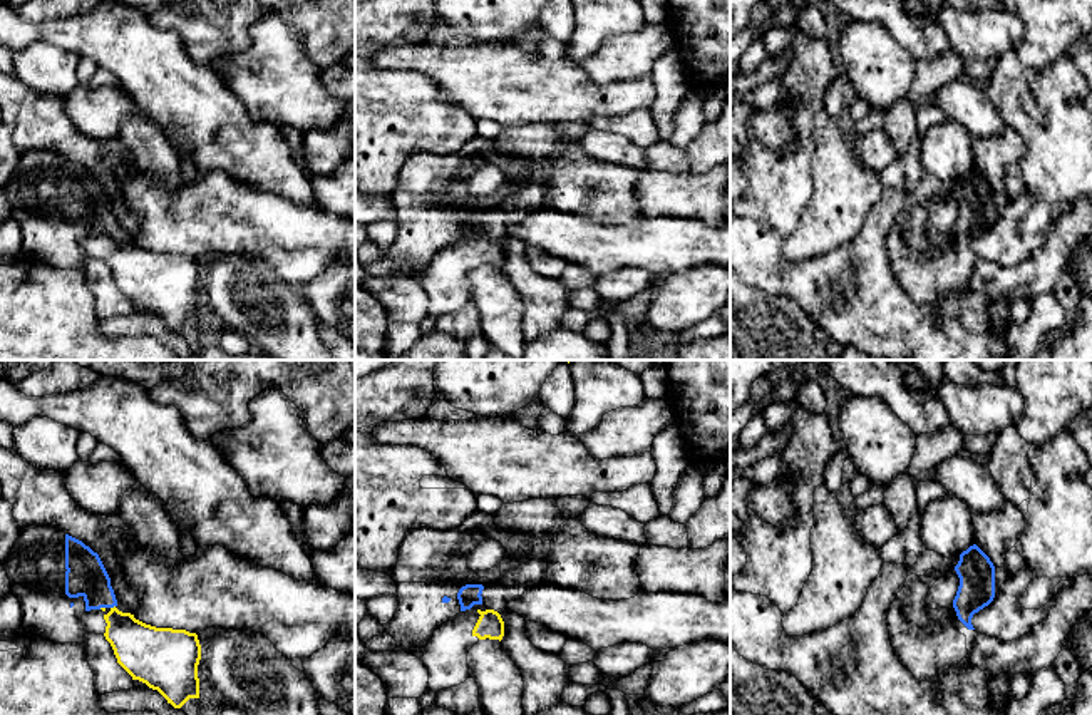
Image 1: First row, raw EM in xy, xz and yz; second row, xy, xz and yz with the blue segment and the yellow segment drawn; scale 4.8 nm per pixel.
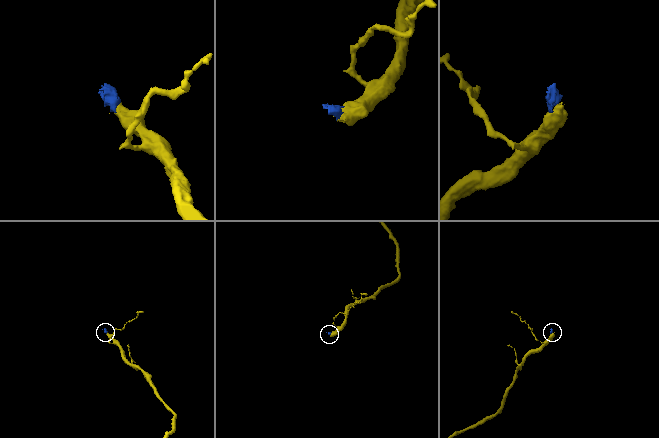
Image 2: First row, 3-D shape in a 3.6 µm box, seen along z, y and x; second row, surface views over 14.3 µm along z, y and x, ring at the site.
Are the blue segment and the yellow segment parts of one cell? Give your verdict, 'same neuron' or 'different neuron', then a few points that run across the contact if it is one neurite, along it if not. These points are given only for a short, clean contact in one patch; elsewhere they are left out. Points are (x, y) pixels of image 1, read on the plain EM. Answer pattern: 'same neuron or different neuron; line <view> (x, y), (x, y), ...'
different neuron; line xy (114, 230), (111, 233)

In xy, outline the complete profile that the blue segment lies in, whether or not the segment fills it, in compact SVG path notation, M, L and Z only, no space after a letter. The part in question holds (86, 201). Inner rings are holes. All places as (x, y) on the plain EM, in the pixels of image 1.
M20 152L3 193L20 226L25 258L84 270L89 258L82 239L117 231L99 179L57 152Z

